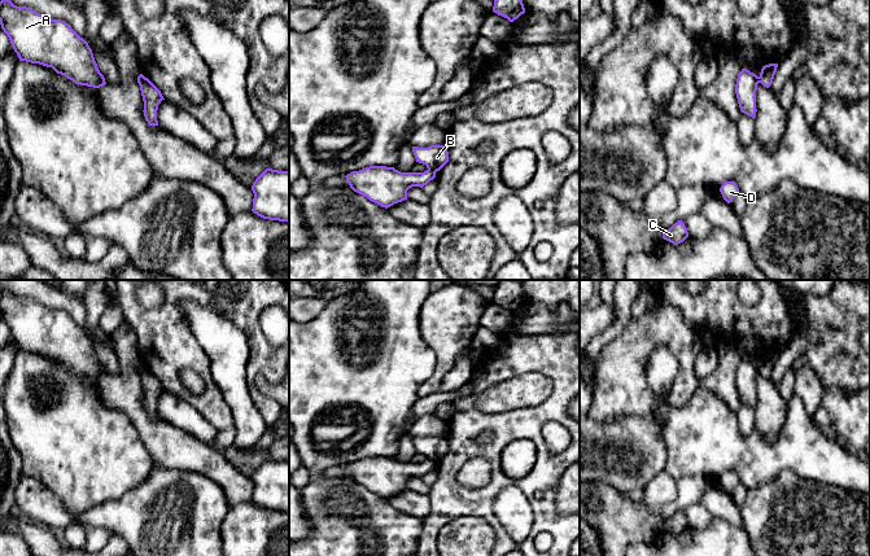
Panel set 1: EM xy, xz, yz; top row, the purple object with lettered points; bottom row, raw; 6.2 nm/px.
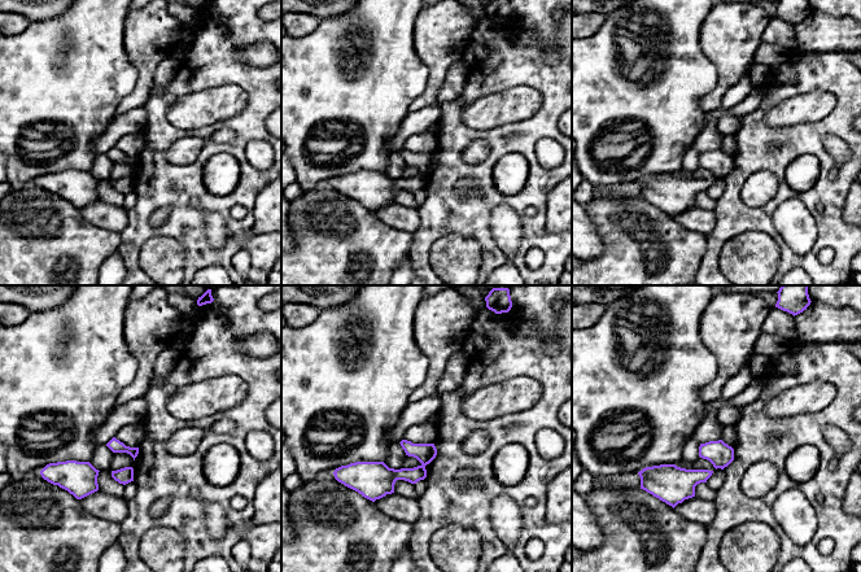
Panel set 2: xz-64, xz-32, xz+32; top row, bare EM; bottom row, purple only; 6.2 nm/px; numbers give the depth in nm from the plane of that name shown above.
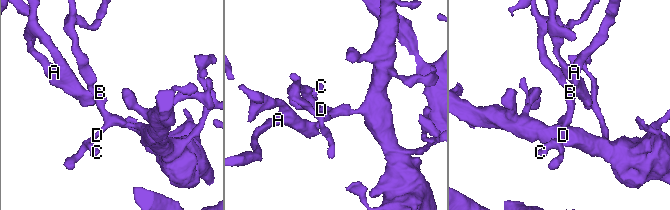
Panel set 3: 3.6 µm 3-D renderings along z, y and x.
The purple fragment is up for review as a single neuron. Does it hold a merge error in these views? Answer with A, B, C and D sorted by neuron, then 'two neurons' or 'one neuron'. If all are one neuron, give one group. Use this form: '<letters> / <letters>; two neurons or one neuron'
A / B C D; two neurons

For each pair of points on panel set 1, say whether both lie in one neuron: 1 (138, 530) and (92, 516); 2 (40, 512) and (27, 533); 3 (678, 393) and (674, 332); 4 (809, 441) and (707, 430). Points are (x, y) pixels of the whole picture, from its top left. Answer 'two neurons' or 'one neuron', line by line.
1: one neuron
2: two neurons
3: one neuron
4: one neuron

